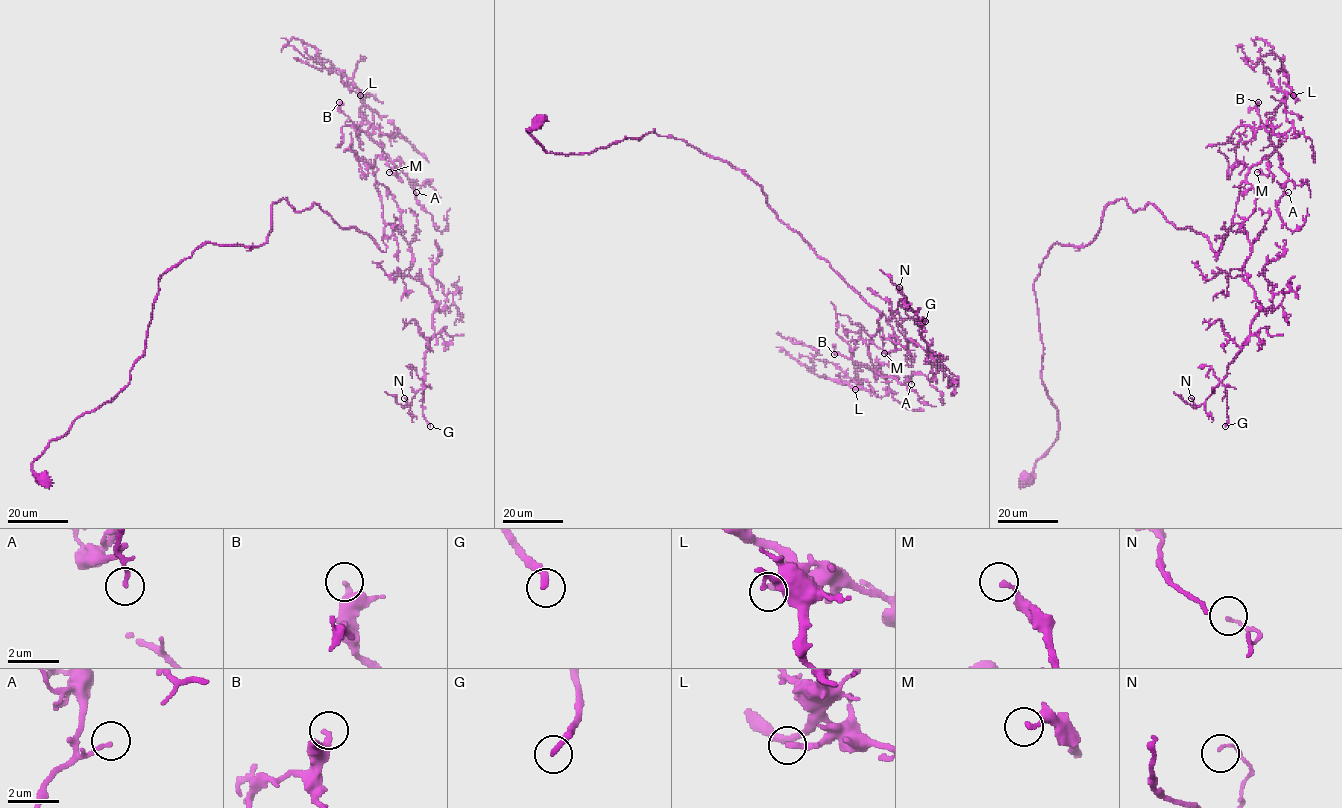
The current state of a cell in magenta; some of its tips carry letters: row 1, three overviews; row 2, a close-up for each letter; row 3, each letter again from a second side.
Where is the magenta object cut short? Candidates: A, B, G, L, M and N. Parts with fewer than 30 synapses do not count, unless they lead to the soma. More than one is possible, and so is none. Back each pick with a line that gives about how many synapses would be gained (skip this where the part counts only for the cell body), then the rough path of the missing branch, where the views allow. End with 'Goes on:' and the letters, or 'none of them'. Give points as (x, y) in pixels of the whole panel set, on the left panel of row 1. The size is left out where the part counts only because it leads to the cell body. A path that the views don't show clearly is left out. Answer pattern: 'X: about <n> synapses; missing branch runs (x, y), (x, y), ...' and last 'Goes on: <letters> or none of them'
B: about 60 synapses; missing branch runs (339, 102), (328, 97), (313, 106), (315, 107)
G: about 100 synapses; missing branch runs (430, 426), (420, 444), (414, 464), (405, 476), (399, 481), (390, 474), (378, 487), (383, 510)
Goes on: B, G

